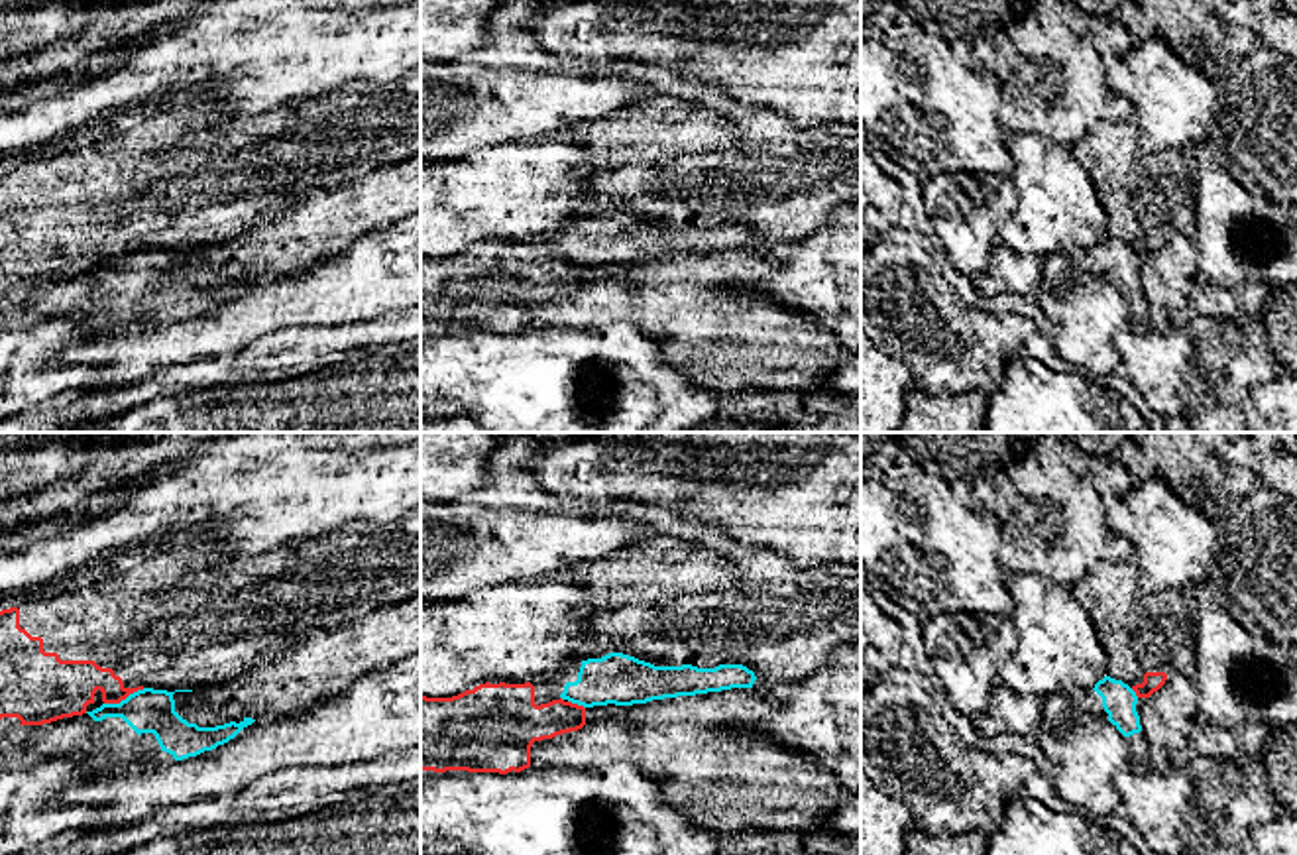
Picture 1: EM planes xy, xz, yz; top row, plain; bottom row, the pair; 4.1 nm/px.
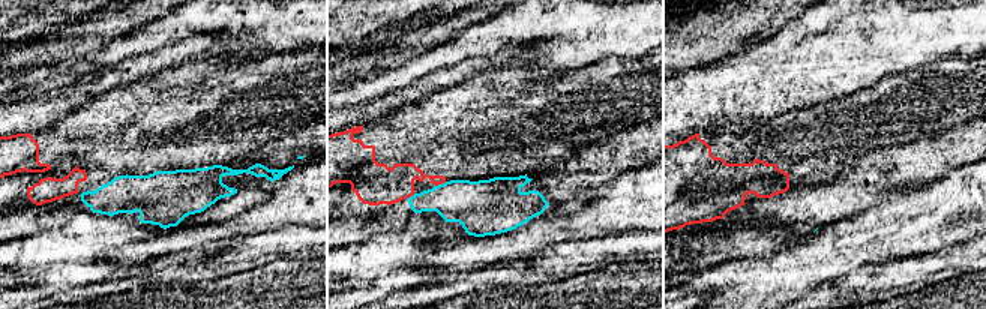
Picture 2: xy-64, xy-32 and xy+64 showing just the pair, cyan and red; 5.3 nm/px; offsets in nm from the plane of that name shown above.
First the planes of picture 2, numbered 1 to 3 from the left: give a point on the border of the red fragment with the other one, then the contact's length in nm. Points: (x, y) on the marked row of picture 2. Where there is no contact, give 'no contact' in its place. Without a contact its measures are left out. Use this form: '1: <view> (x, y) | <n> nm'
1: no contact
2: xy-32 (440, 185) | 70 nm
3: no contact

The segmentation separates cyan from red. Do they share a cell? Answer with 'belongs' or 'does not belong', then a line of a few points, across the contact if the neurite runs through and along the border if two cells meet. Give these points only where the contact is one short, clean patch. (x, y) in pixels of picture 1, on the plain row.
does not belong; line xy (144, 248), (118, 262), (105, 264)

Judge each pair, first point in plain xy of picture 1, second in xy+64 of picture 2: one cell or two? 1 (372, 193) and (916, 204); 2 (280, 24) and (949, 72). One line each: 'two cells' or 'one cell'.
1: two cells
2: two cells

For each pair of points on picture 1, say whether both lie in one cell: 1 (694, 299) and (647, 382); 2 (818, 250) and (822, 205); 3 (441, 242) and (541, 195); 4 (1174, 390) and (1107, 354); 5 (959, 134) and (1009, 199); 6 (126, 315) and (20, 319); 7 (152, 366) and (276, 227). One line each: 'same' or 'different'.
1: different
2: different
3: same
4: different
5: different
6: same
7: different

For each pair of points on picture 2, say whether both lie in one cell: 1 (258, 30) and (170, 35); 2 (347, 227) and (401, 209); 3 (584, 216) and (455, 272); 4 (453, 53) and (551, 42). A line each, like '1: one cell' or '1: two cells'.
1: one cell
2: one cell
3: one cell
4: one cell

